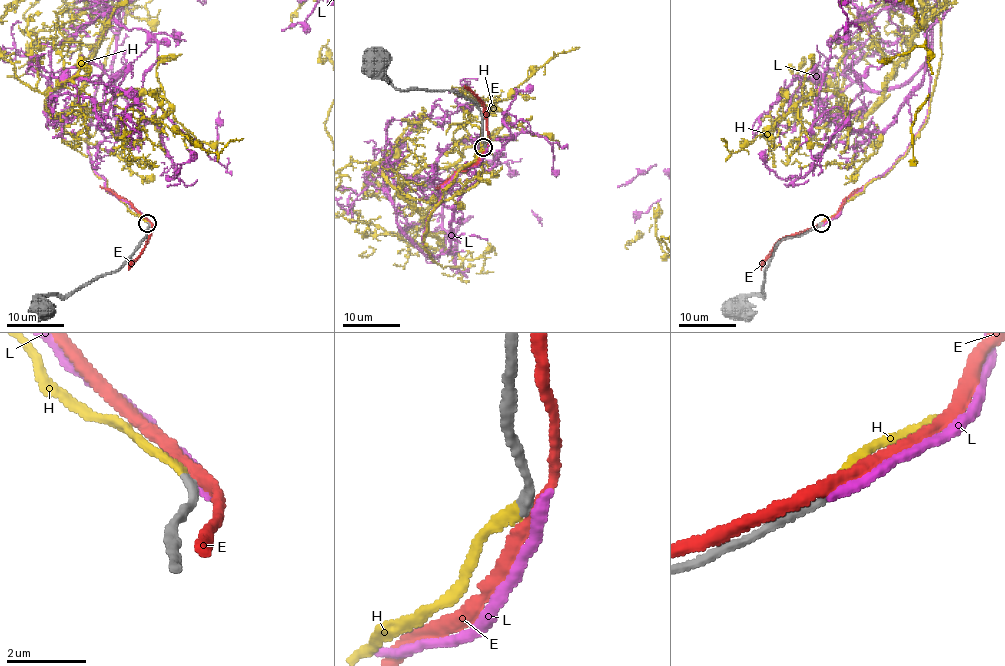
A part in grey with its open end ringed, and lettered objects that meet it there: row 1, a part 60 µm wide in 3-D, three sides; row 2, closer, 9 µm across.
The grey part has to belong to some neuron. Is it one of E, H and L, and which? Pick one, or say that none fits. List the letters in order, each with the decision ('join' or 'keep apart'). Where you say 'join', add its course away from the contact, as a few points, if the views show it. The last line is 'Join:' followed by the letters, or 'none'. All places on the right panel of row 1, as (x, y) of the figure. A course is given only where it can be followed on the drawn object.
E: keep apart
H: join
L: keep apart
Join: H

